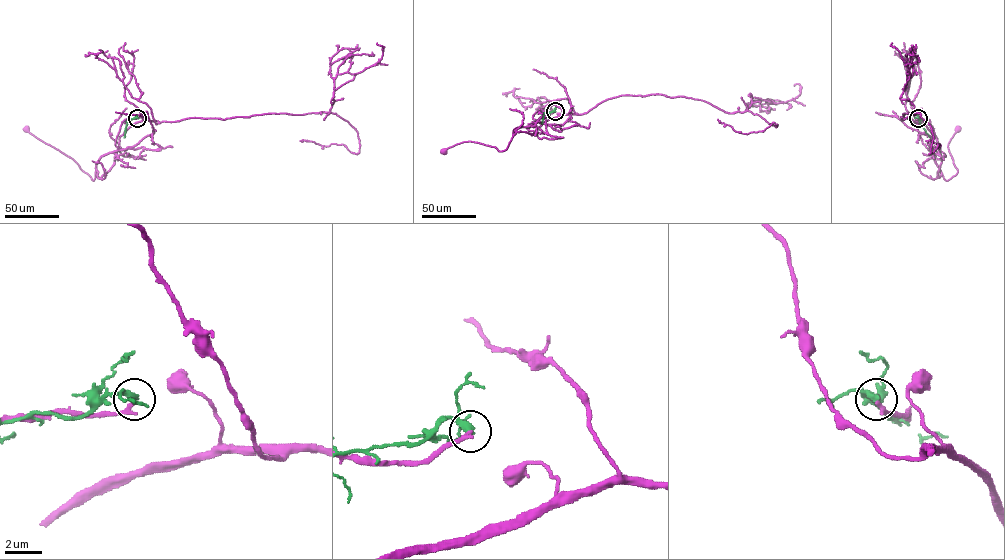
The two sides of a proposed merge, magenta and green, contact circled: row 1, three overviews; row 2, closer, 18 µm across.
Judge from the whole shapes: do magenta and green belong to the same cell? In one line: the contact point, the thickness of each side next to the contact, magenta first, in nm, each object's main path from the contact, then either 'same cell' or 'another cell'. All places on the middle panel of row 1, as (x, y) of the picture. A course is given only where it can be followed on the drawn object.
place (555, 111); calibres 260 and 280 nm; course magenta (555, 111), (538, 111), (533, 115), (536, 122), (516, 128), (504, 150), (470, 141), (443, 151); course green (555, 111), (545, 112), (541, 123); another cell

